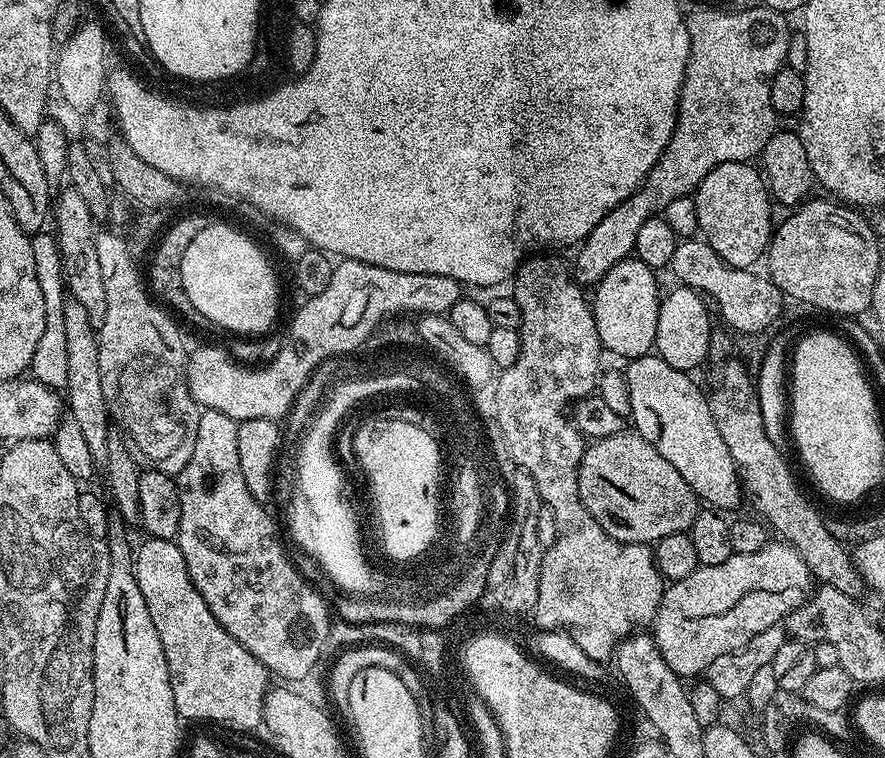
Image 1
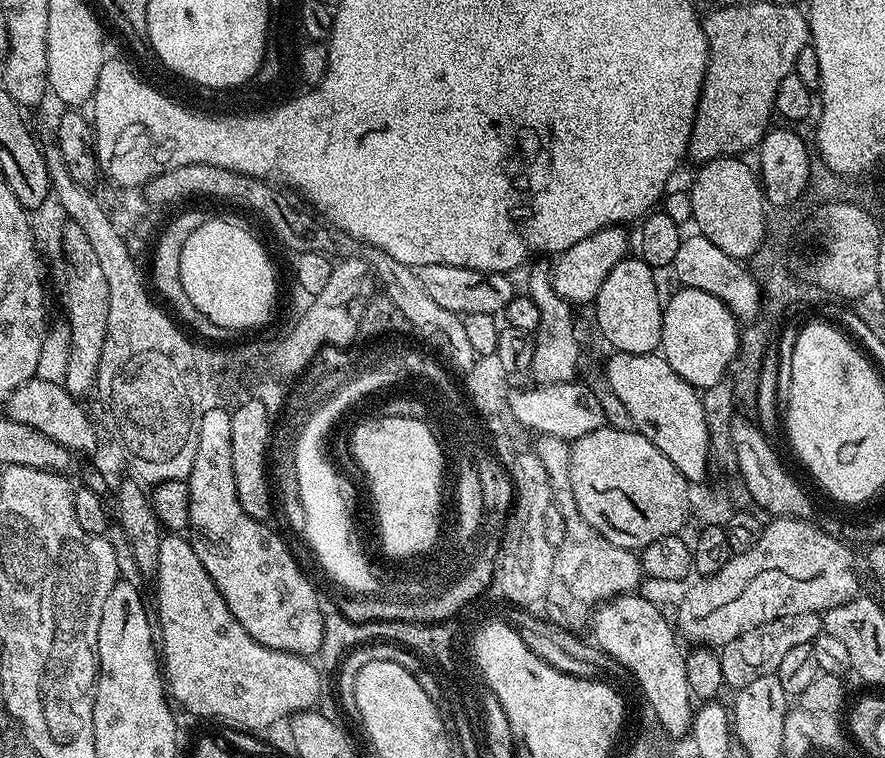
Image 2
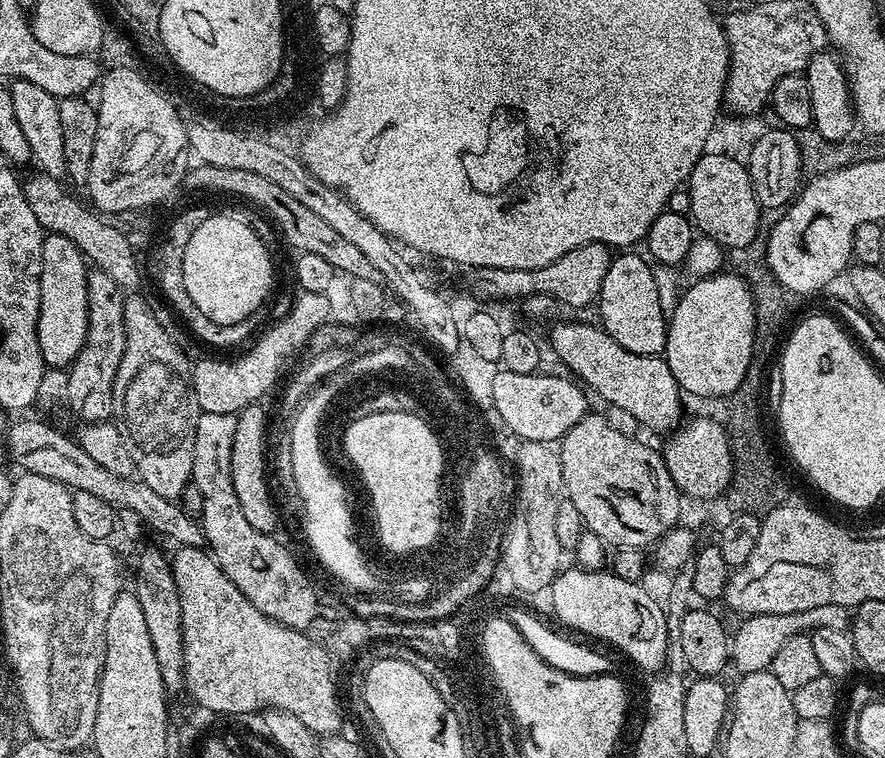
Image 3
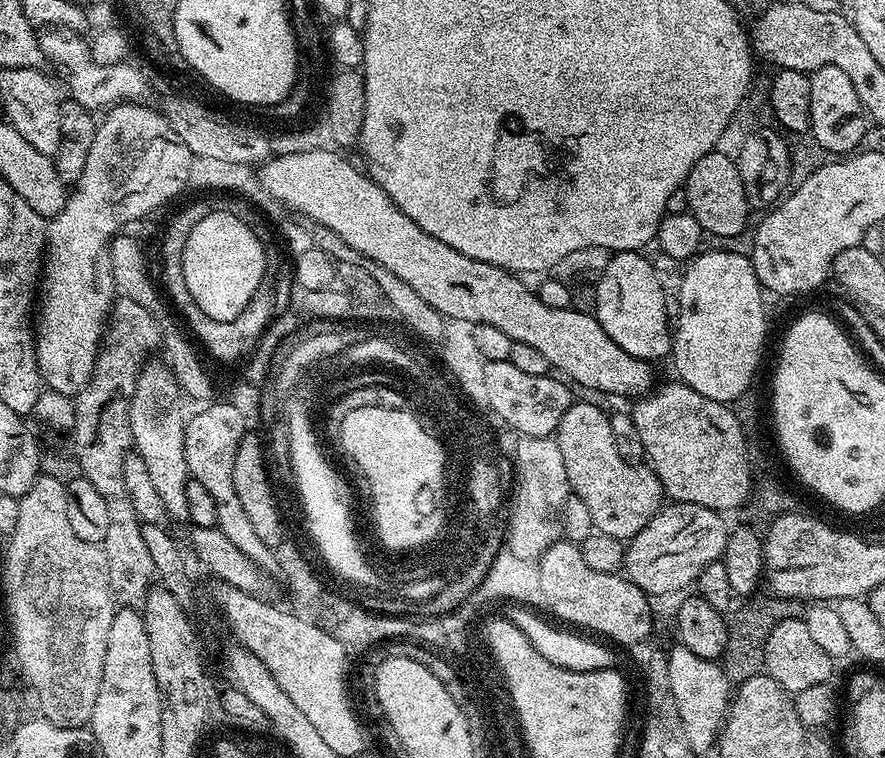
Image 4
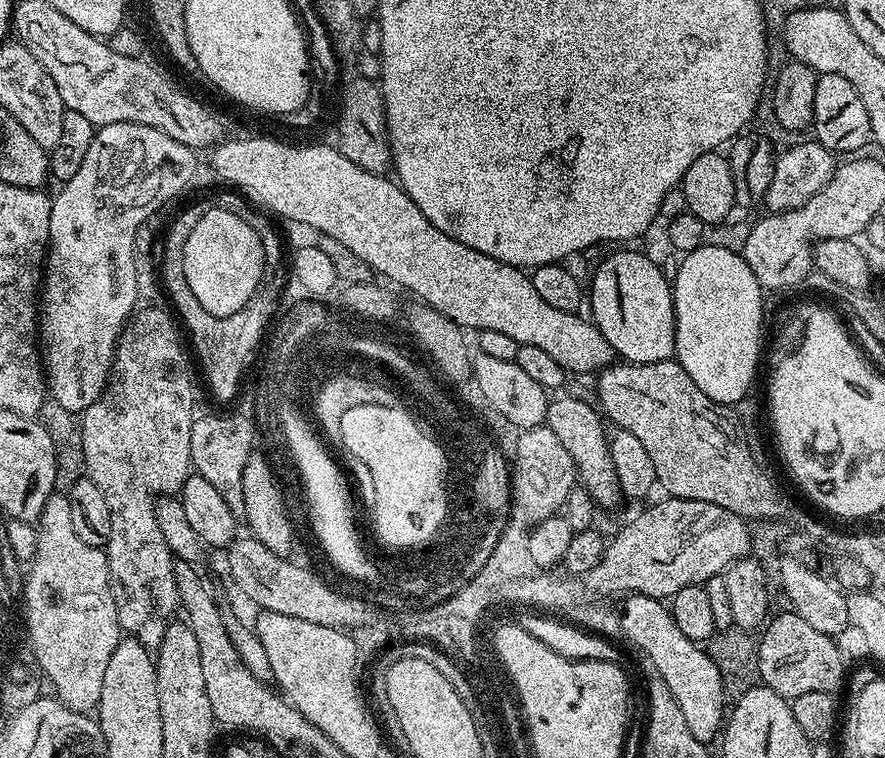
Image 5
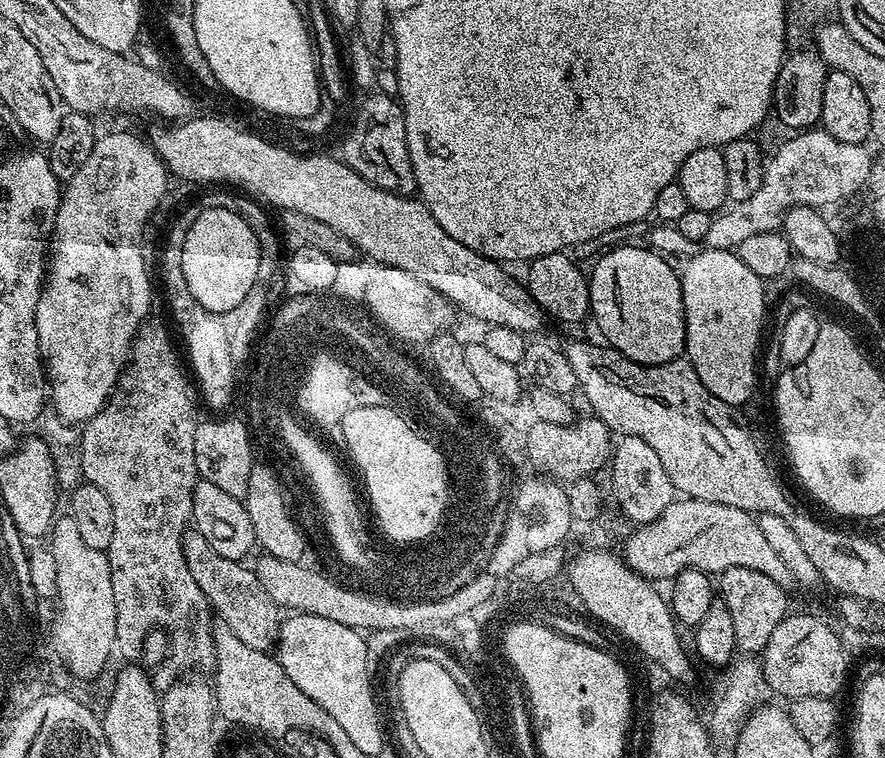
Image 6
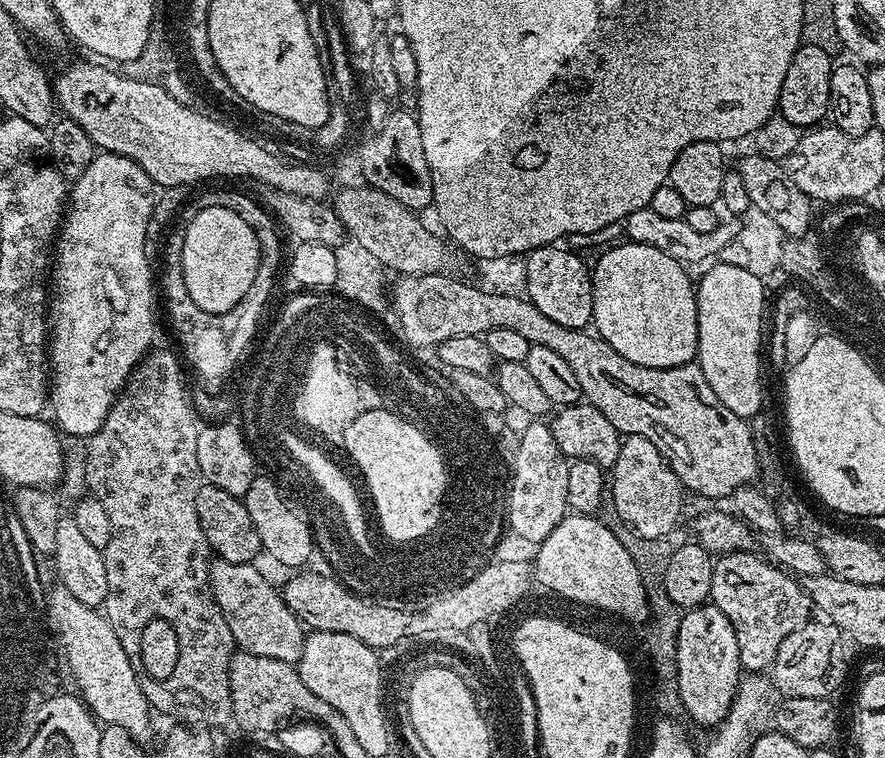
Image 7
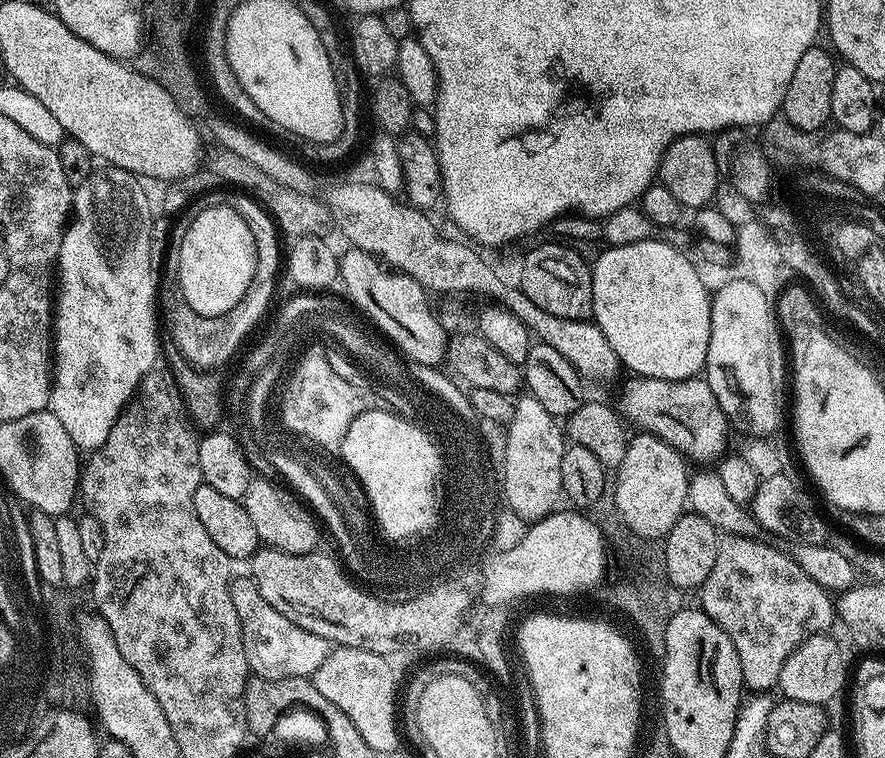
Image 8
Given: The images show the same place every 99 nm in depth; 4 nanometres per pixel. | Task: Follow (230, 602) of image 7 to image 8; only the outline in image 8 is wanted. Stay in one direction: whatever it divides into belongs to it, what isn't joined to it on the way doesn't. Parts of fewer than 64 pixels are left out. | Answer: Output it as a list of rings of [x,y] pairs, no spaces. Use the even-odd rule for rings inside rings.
[[[251,578],[233,579],[230,587],[234,610],[238,613],[238,622],[242,626],[242,646],[246,650],[246,662],[251,675],[262,680],[312,677],[328,657],[329,642],[274,610],[274,606],[270,606],[270,602],[258,594],[258,586]]]

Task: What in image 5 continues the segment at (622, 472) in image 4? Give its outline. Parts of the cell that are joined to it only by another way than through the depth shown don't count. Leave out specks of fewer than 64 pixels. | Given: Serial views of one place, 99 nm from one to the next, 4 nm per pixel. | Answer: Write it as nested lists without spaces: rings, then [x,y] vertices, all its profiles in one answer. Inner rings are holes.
[[[576,396],[549,399],[546,427],[558,437],[558,442],[562,442],[562,446],[566,446],[570,458],[574,458],[579,483],[590,494],[592,501],[601,509],[612,508],[622,500],[622,493],[614,470],[614,462],[610,458],[609,437],[606,432],[604,436],[605,421],[601,413],[593,408]]]

